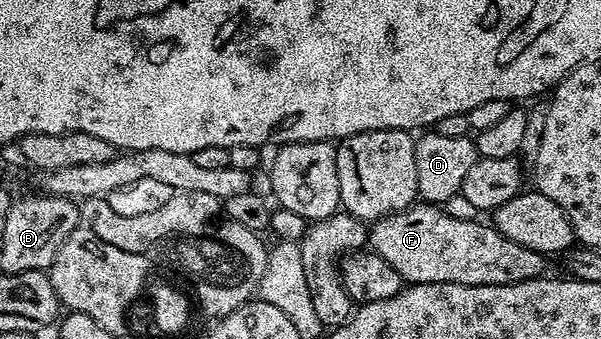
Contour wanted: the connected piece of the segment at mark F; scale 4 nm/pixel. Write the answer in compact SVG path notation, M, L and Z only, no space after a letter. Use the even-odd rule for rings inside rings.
M425 201L415 202L413 205L405 207L404 210L398 211L394 215L386 215L383 219L375 219L368 227L368 247L380 257L384 257L384 261L388 261L388 265L392 265L392 269L396 269L396 273L400 273L403 284L412 283L455 283L456 285L508 285L509 283L519 283L520 281L528 281L529 279L540 279L547 274L546 263L547 256L536 253L532 249L524 249L524 245L516 245L516 241L508 241L508 237L504 237L504 233L500 233L498 228L493 225L485 227L482 221L460 220L452 217L441 206Z

